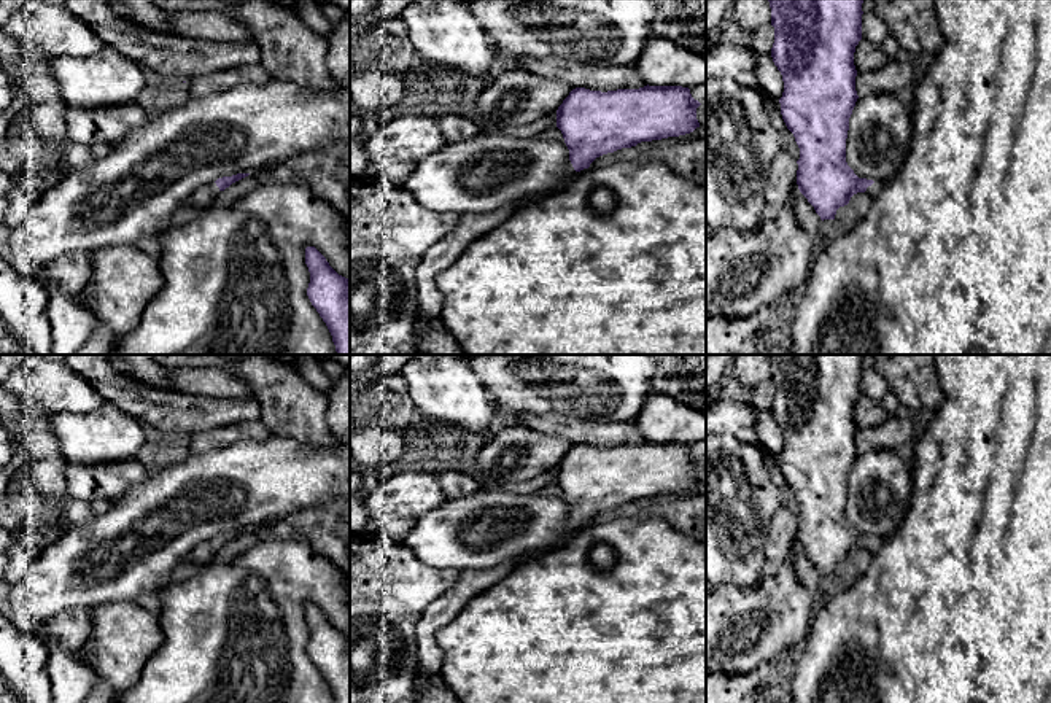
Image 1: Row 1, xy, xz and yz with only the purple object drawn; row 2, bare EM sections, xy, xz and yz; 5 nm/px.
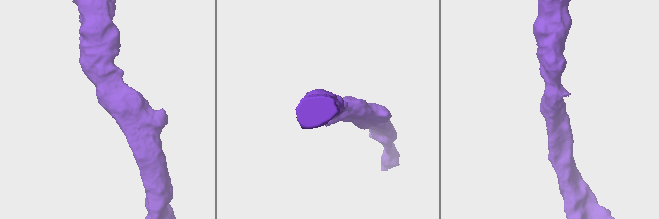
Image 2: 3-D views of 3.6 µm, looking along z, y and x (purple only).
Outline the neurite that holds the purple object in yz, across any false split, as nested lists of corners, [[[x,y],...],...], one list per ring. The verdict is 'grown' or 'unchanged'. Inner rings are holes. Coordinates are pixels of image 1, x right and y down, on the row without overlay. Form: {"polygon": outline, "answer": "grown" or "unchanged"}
{"polygon": [[[768,355],[771,382],[774,383],[771,414],[784,437],[784,449],[779,455],[781,471],[800,504],[797,541],[822,577],[835,576],[836,566],[847,561],[854,550],[868,549],[875,555],[882,546],[882,539],[879,538],[859,534],[846,519],[849,474],[859,455],[855,447],[857,426],[854,421],[854,409],[862,396],[863,356],[865,355]]], "answer": "grown"}

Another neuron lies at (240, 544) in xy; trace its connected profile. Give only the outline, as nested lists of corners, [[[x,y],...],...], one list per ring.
[[[248,531],[221,547],[207,563],[180,561],[172,573],[173,581],[184,581],[216,563],[229,563],[258,542],[258,534]]]

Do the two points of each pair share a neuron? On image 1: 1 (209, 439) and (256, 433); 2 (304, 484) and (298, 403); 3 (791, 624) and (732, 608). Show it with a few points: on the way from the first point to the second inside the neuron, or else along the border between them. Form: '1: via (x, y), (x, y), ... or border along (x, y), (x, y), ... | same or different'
1: via (220, 438), (231, 433), (245, 433) | same
2: border along (274, 436), (286, 436), (304, 444), (333, 446) | different
3: via (776, 613), (765, 606), (746, 608) | same

